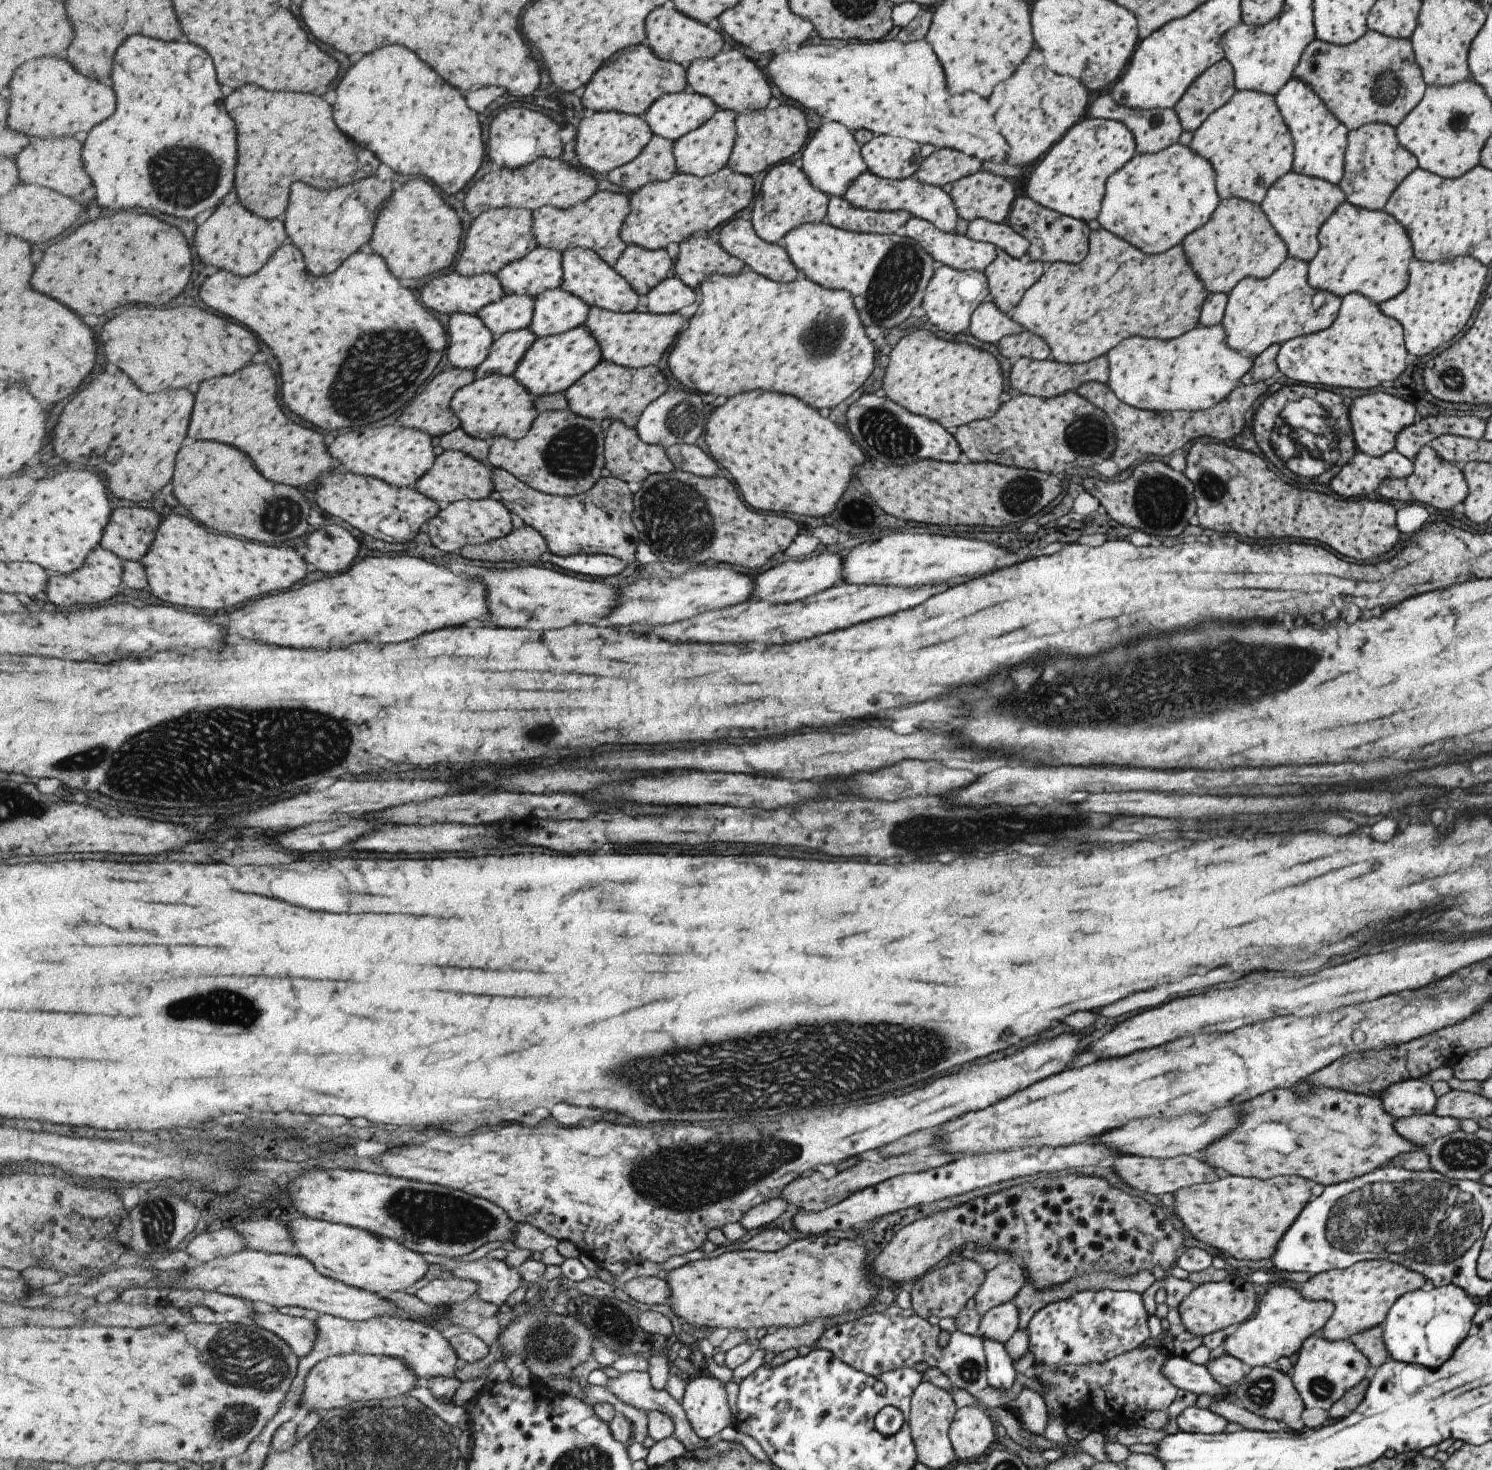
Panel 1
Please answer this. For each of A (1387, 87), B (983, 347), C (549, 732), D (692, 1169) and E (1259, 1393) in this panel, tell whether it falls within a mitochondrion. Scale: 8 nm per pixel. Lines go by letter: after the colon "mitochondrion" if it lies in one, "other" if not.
A: mitochondrion
B: other
C: mitochondrion
D: mitochondrion
E: mitochondrion

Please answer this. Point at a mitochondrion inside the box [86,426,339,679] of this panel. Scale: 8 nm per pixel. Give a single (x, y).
(281, 516)

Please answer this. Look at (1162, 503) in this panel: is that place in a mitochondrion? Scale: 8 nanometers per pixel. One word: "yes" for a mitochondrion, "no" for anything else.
yes

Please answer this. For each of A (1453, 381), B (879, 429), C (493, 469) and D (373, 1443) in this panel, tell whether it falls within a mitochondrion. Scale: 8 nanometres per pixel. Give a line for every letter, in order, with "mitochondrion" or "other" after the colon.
A: mitochondrion
B: mitochondrion
C: other
D: mitochondrion

